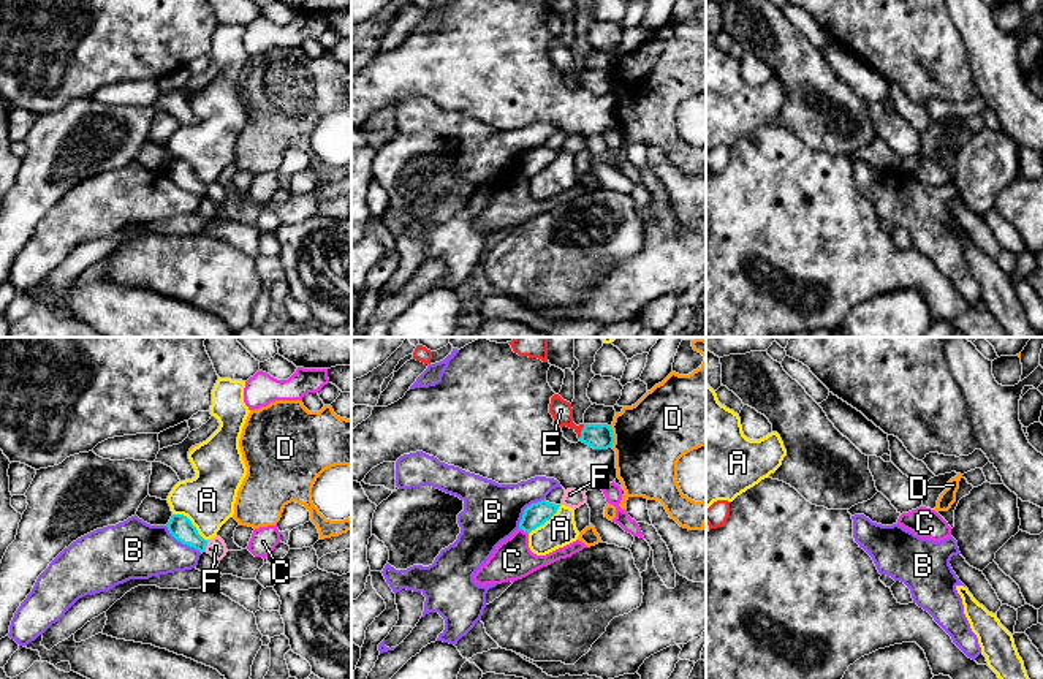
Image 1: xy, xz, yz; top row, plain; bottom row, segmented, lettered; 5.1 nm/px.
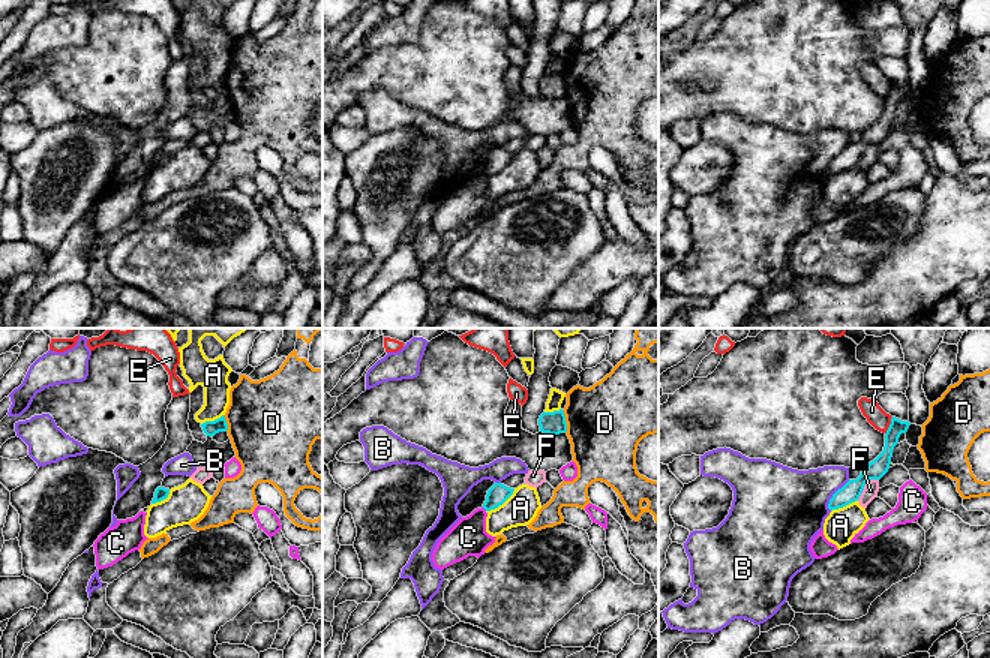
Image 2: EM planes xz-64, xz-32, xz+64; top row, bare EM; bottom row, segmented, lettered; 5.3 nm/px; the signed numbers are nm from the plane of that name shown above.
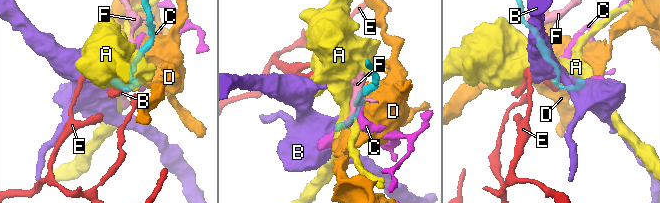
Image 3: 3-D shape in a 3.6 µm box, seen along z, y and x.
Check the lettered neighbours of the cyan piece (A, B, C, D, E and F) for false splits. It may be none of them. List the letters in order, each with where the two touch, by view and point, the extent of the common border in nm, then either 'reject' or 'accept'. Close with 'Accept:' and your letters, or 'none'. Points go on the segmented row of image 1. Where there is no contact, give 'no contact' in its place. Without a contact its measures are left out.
A: xy (190, 523) | 220 nm | reject
B: xy (182, 543) | 240 nm | reject
C: xz (524, 531) | 60 nm | reject
D: xz (613, 437) | 110 nm | reject
E: xz (581, 431) | 80 nm | reject
F: xy (206, 545) | 70 nm | reject
Accept: none

